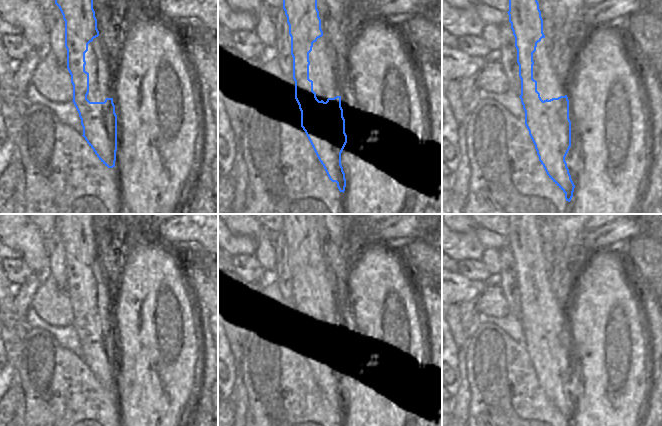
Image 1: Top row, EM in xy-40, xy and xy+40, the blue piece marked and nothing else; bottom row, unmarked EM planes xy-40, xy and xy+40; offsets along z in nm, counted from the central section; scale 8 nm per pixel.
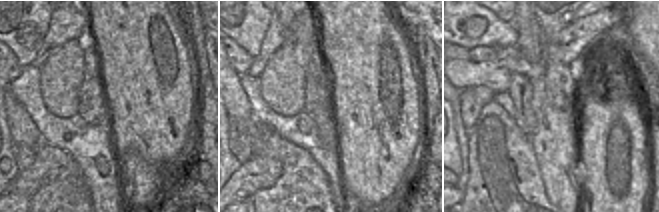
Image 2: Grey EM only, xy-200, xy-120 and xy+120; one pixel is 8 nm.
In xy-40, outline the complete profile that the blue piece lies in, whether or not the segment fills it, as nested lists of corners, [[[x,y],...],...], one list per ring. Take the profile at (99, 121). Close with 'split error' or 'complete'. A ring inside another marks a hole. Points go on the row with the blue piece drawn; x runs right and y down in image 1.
[[[55,0],[65,21],[65,47],[67,49],[67,69],[71,75],[73,85],[73,103],[79,113],[81,125],[83,127],[83,137],[93,149],[99,160],[108,168],[115,167],[117,151],[117,115],[113,98],[106,98],[104,102],[90,102],[87,99],[89,93],[89,73],[85,71],[85,53],[88,51],[88,44],[99,36],[97,29],[97,19],[93,9],[93,0]]]; complete

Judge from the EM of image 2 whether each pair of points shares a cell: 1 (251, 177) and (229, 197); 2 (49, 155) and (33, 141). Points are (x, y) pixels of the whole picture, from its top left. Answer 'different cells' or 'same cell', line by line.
1: same cell
2: different cells

